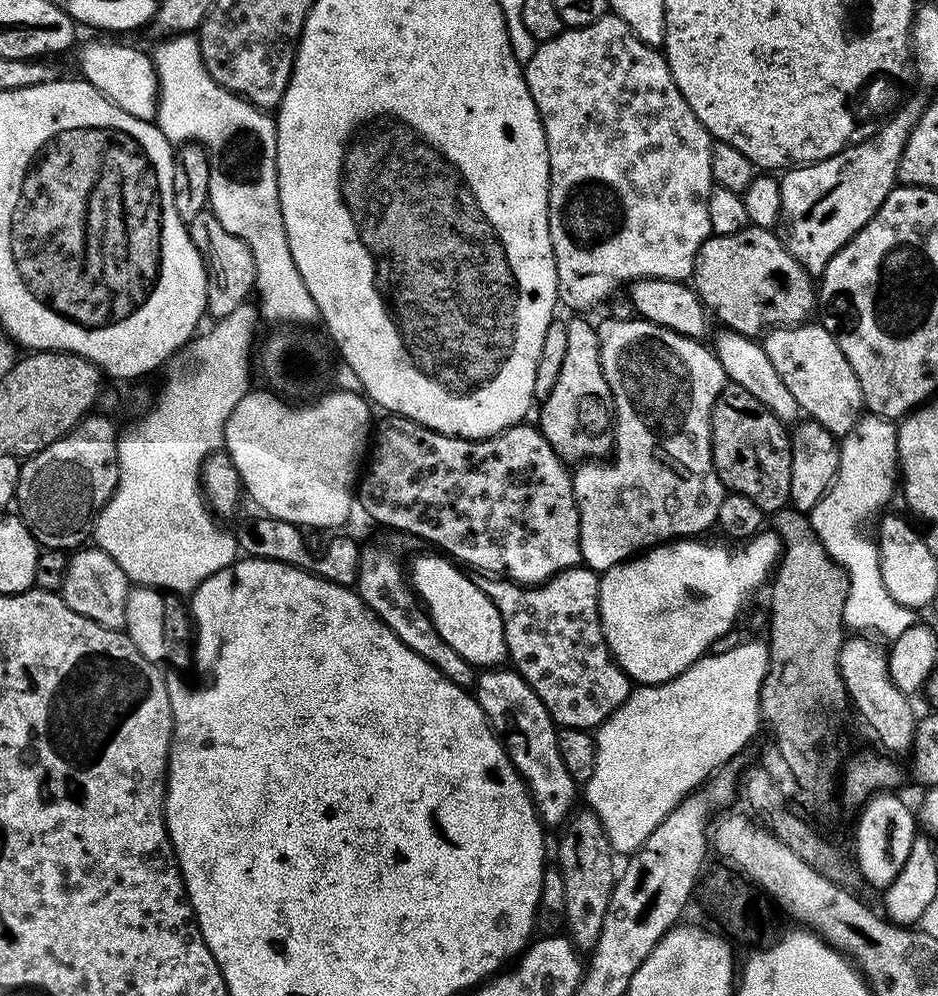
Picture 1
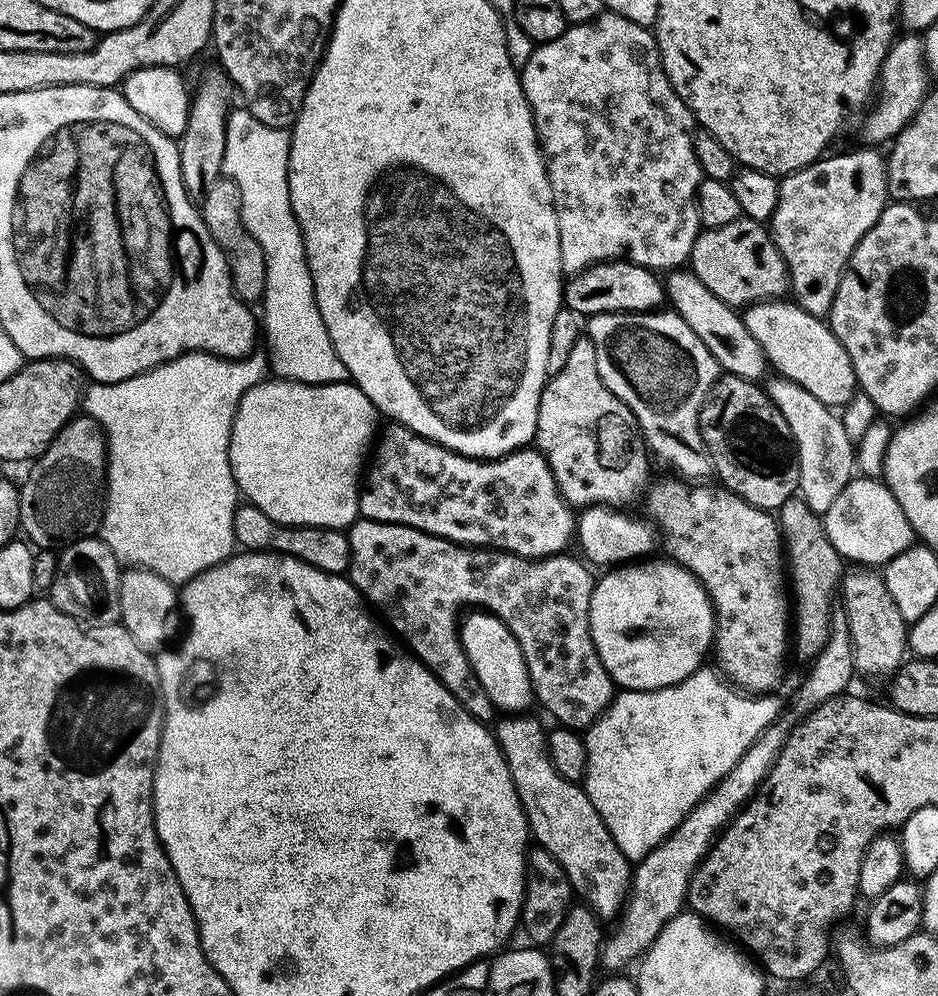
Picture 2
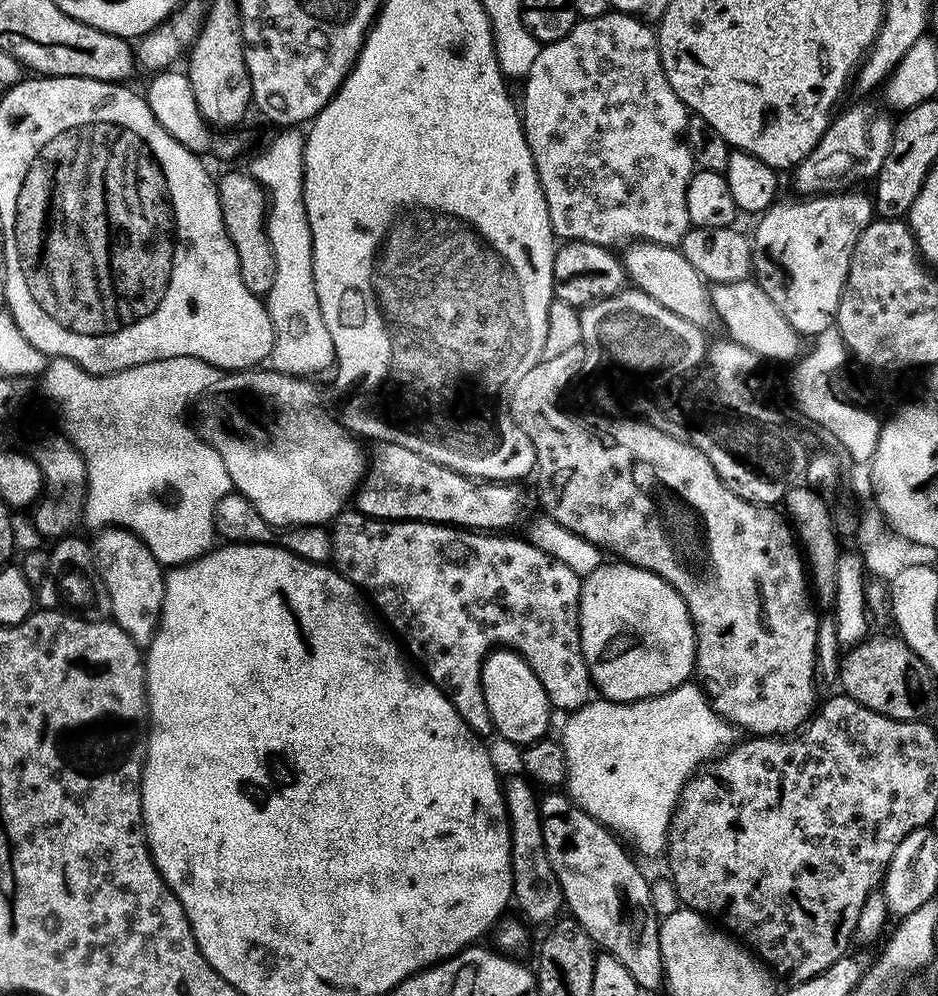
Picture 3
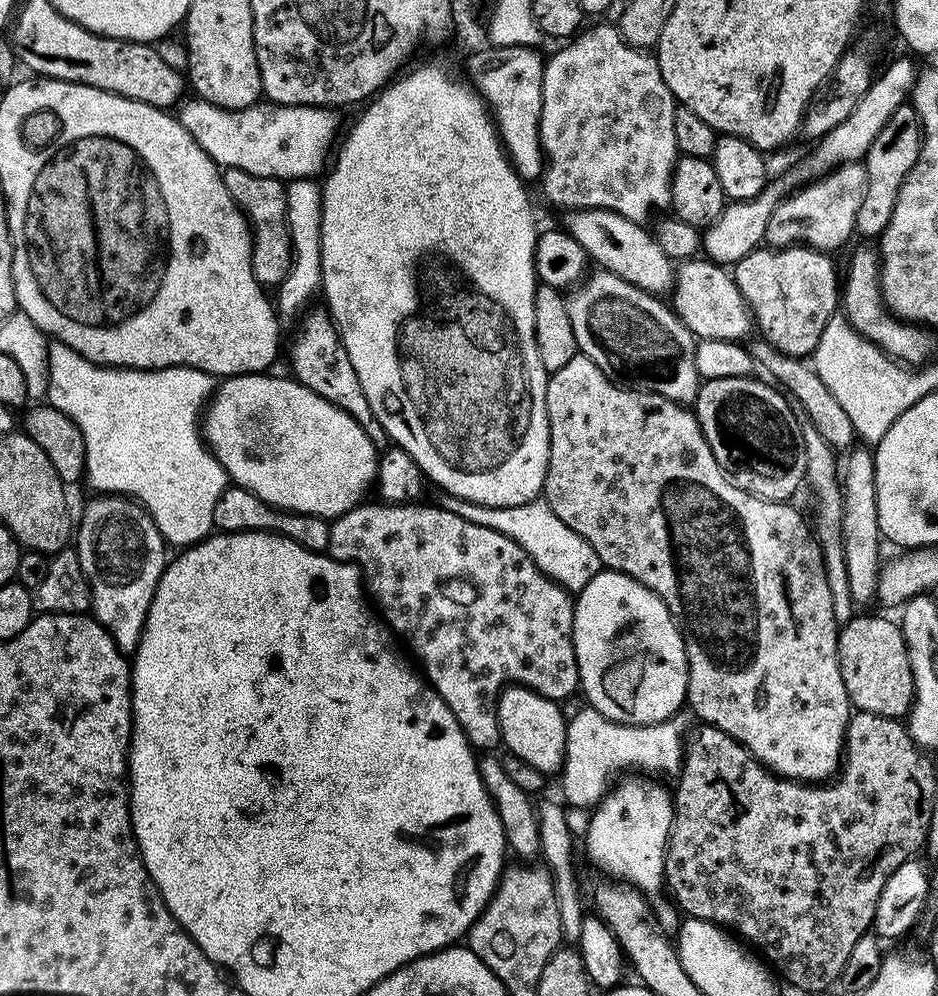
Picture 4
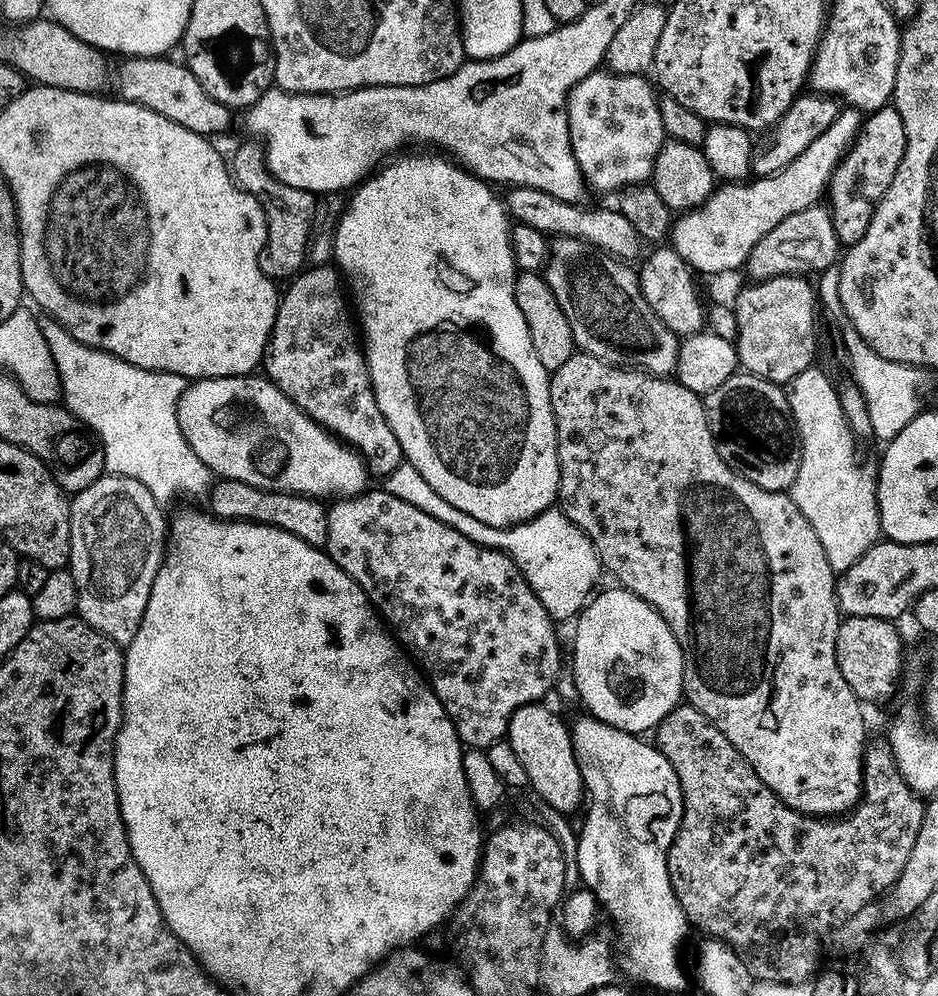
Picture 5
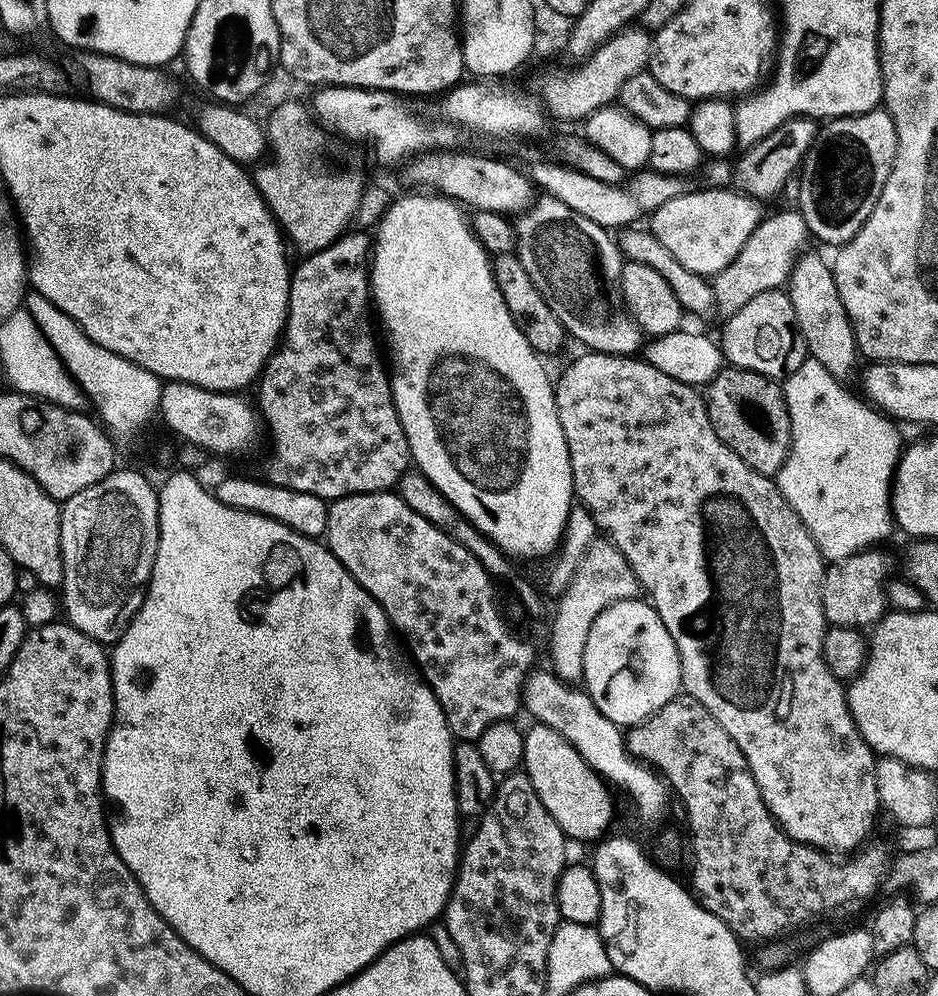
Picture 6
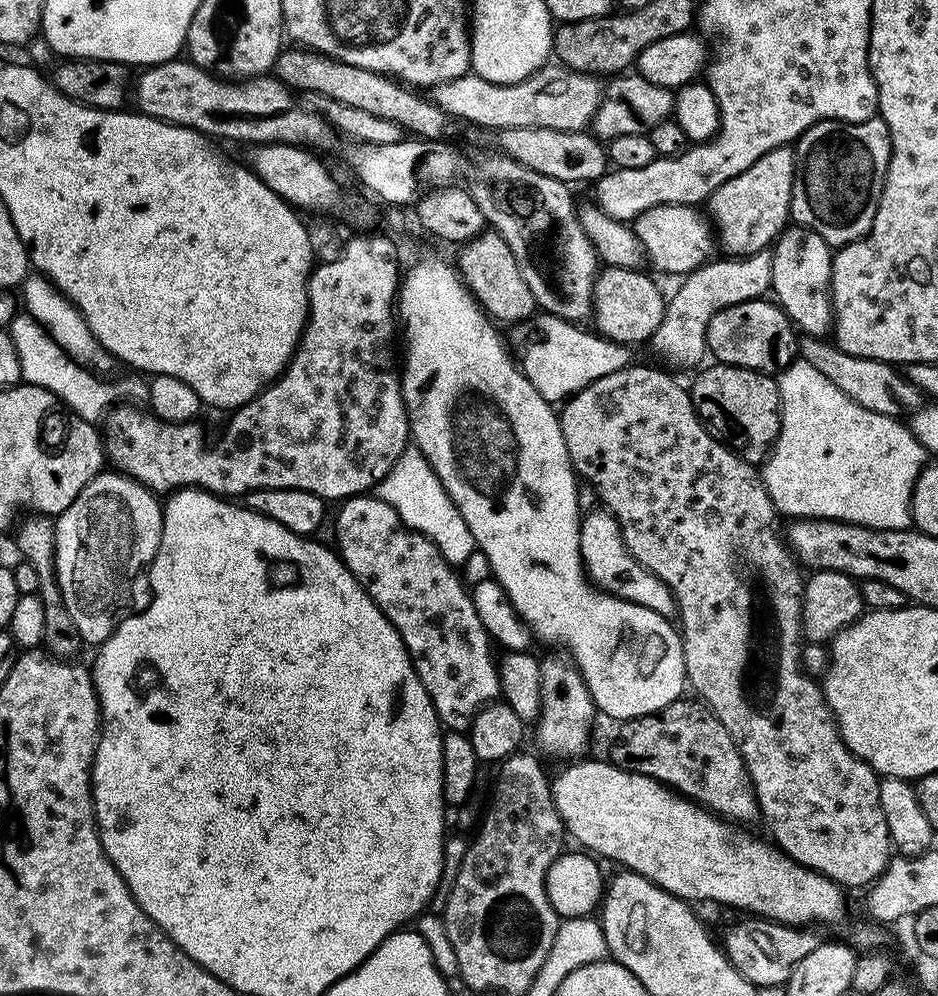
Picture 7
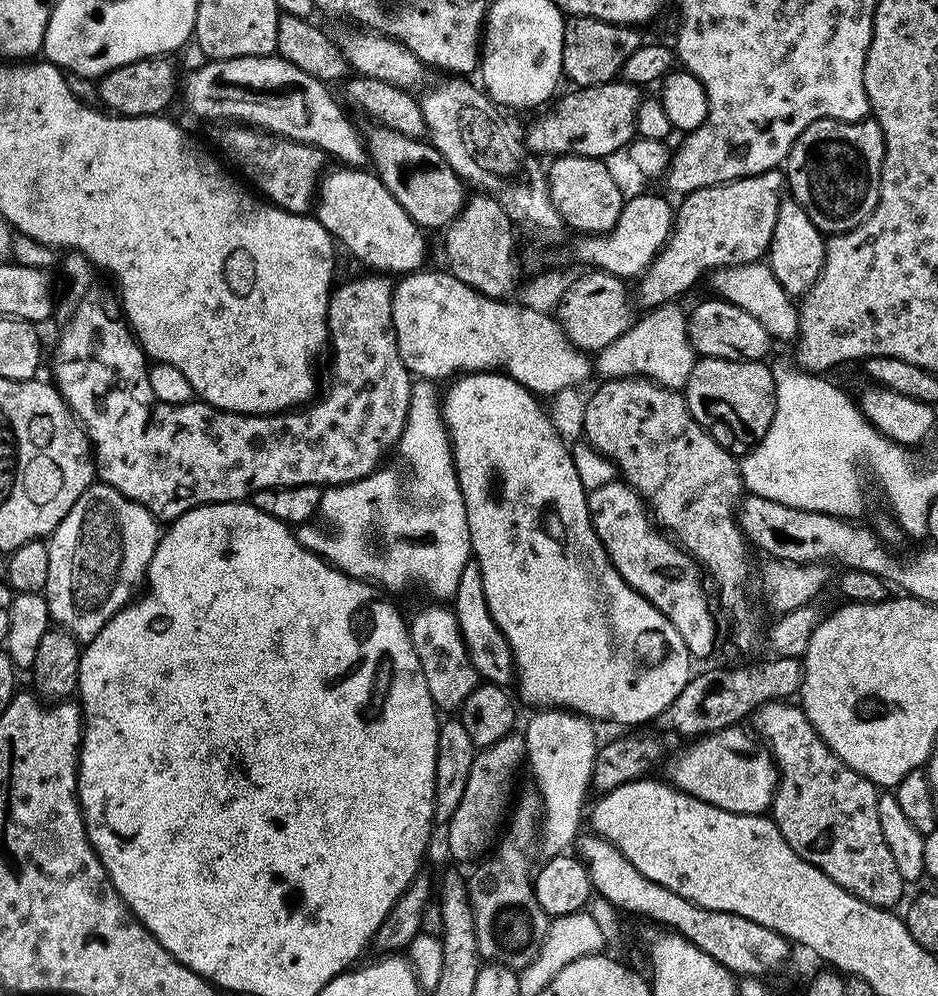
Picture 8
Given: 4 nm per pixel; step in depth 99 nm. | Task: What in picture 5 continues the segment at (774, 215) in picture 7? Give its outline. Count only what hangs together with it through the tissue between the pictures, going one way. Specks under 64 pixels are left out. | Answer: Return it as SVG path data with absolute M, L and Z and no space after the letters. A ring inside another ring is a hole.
M811 90L797 96L777 124L763 129L753 139L751 175L772 176L775 172L781 172L790 162L794 162L794 158L798 158L798 154L802 154L802 150L806 150L806 146L810 146L810 142L814 142L814 138L818 138L818 134L826 134L826 126L830 126L830 122L838 118L841 110L841 101L835 96Z

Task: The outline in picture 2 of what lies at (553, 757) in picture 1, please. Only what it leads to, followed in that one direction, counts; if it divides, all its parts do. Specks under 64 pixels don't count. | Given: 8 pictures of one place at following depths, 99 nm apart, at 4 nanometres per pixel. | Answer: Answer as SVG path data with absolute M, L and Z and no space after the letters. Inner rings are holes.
M510 714L502 719L494 735L510 770L511 781L518 790L518 798L524 807L528 819L528 830L531 839L539 847L544 848L554 858L558 858L560 865L566 870L568 880L572 883L573 893L583 898L588 907L600 917L601 921L612 922L619 917L628 894L628 886L632 882L633 865L624 856L622 850L611 837L606 823L594 808L593 802L587 796L583 787L577 781L562 778L549 760L547 733L544 726L528 714Z

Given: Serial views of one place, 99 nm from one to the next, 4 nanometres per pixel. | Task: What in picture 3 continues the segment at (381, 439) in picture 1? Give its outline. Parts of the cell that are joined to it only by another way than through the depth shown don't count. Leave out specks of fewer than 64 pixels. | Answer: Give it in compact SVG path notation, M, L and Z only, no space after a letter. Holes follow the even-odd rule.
M388 440L371 449L364 479L354 493L354 508L376 520L425 520L504 534L525 523L528 496L520 487L516 482L477 482L434 462L419 447Z

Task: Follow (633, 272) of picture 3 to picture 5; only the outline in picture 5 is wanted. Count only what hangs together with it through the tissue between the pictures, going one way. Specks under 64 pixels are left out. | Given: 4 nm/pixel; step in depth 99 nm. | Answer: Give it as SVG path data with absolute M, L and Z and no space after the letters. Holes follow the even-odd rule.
M512 186L507 192L508 196L503 197L504 207L515 223L534 226L549 238L576 236L579 240L601 248L609 256L615 256L625 262L632 262L632 259L635 261L641 255L640 235L634 225L626 222L626 218L622 218L622 214L616 211L615 207L584 208L585 206L580 204L562 202L562 198L554 198L554 194L546 194L546 190L534 190L530 186Z

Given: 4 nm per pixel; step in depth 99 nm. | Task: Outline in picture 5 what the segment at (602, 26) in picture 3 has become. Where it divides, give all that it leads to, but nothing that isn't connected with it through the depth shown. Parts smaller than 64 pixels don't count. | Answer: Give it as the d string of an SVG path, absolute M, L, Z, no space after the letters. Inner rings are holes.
M611 70L590 73L578 81L568 95L568 133L572 153L589 189L597 188L600 192L615 193L629 184L645 183L651 177L654 158L666 139L658 92L653 81L644 74L619 76Z

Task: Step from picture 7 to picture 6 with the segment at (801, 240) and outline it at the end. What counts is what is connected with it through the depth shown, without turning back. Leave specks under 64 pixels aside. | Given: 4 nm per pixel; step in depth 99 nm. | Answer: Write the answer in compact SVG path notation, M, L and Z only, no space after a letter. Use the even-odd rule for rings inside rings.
M805 251L796 261L788 276L786 291L790 302L794 302L796 325L802 334L804 345L808 347L808 356L822 362L822 366L830 370L834 379L844 382L855 370L856 360L858 361L856 335L852 329L852 319L846 314L846 306L842 306L829 261L824 261L818 253L812 251Z

